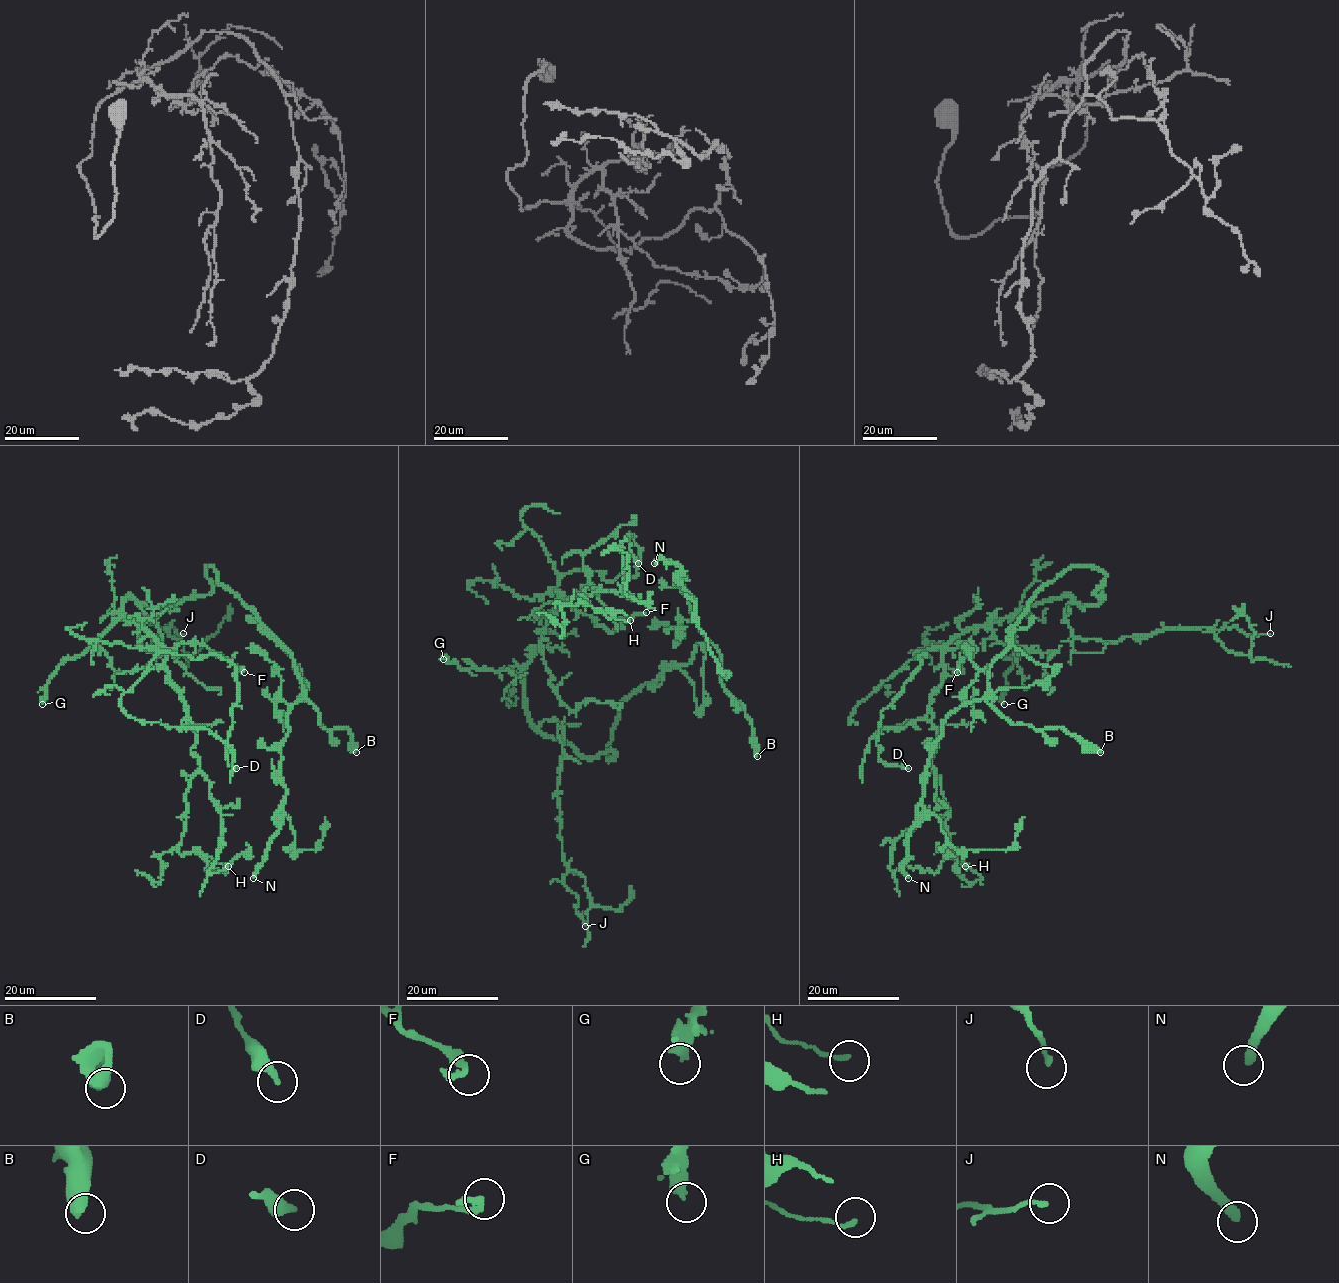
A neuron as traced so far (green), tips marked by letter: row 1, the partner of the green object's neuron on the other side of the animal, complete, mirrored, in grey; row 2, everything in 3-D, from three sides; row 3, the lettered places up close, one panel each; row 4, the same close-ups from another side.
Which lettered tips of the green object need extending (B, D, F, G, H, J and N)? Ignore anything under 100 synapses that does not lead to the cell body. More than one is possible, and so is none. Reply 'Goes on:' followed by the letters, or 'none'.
Goes on: B, G, N

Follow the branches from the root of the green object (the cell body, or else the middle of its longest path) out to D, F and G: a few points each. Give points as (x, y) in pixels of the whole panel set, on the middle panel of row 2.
D: (579, 753), (532, 724), (525, 666), (560, 602), (563, 575), (634, 576), (640, 548), (630, 532), (638, 563)
F: (579, 753), (544, 736), (525, 705), (524, 671), (546, 619), (568, 600), (612, 632), (635, 613), (646, 612)
G: (579, 753), (556, 737), (544, 736), (532, 724), (525, 705), (524, 677), (517, 666), (464, 670), (443, 659)

